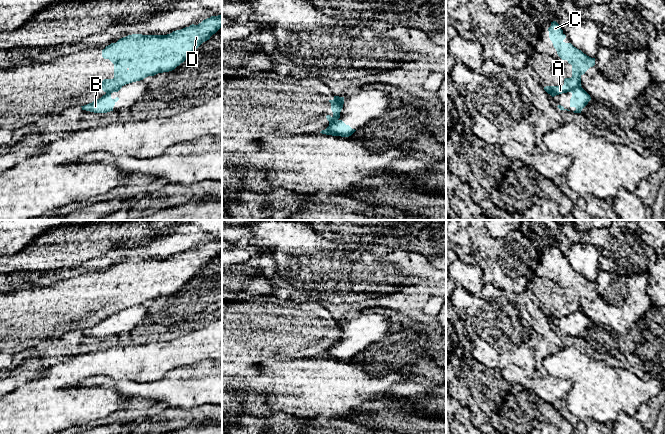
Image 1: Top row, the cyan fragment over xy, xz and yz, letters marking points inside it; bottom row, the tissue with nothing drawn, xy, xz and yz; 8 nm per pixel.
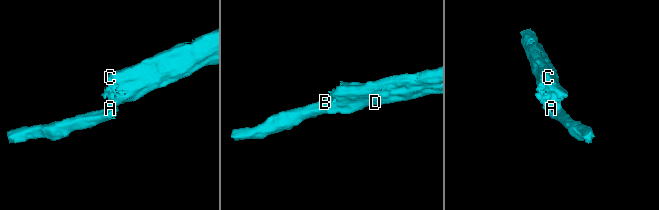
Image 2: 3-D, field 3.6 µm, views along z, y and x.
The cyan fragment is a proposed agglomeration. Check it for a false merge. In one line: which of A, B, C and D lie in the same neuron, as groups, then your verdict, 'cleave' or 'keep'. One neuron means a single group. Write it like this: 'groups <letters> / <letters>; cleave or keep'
groups A C D / B; cleave

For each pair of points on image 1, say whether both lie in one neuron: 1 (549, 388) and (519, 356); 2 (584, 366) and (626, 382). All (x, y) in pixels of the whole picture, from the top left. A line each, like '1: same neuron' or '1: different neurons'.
1: different neurons
2: same neuron

